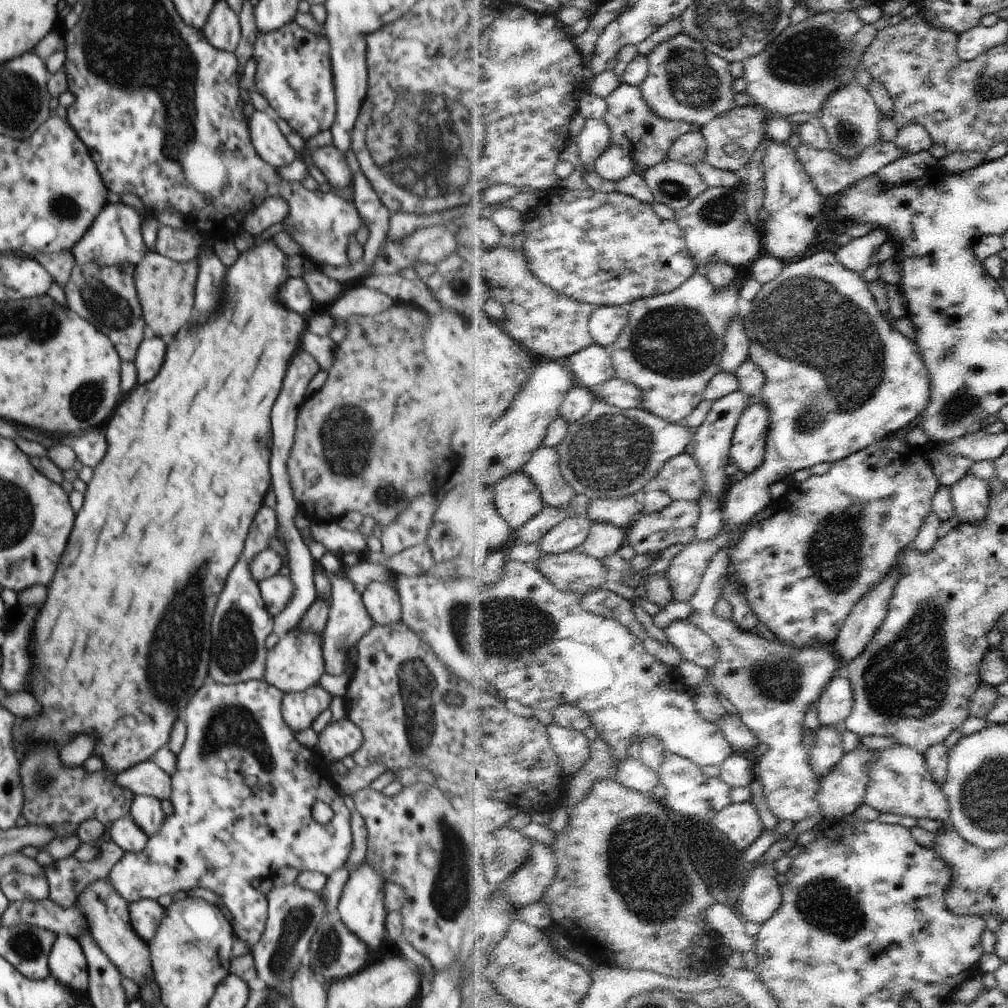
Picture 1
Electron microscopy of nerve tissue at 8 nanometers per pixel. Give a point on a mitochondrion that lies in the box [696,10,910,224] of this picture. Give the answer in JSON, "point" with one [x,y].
{"point":[814,56]}

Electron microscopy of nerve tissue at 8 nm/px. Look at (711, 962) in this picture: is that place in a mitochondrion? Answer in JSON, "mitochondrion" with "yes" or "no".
{"mitochondrion":"no"}

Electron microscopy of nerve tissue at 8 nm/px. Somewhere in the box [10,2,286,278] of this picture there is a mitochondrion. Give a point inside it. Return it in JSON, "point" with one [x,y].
{"point":[63,208]}

